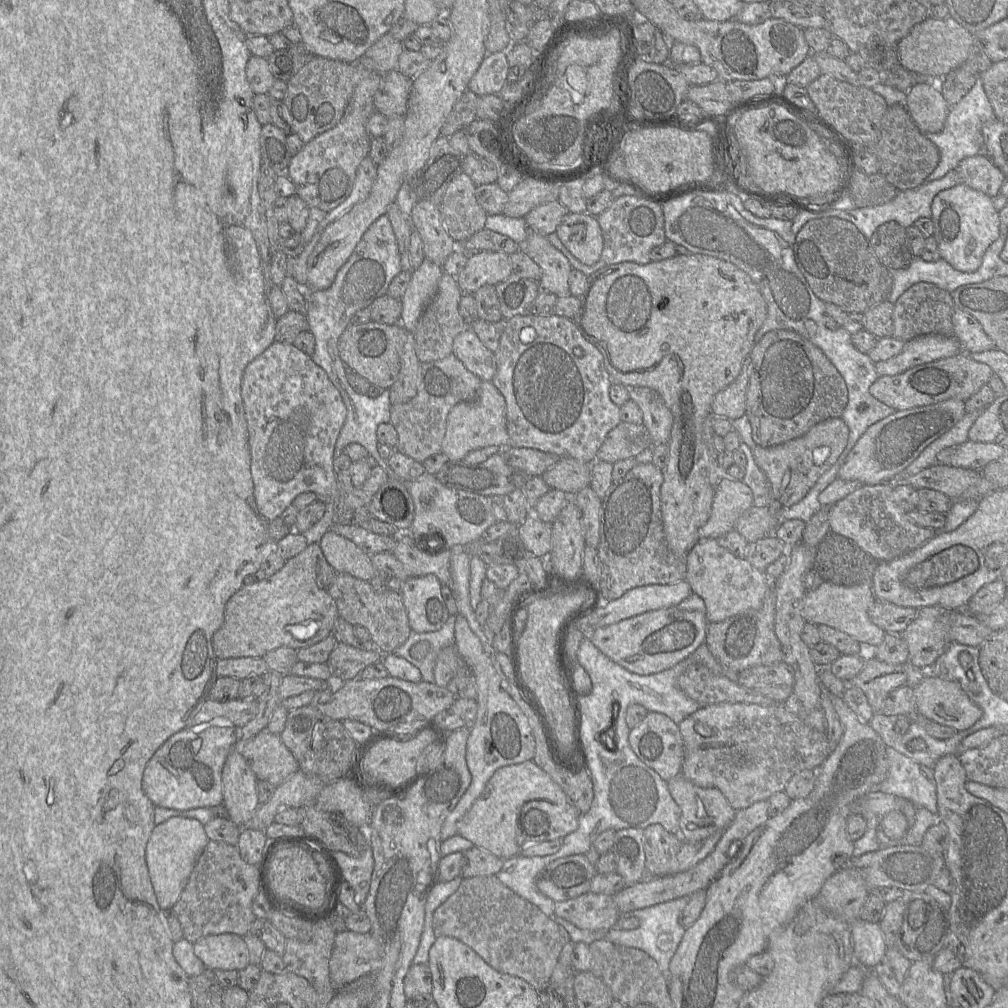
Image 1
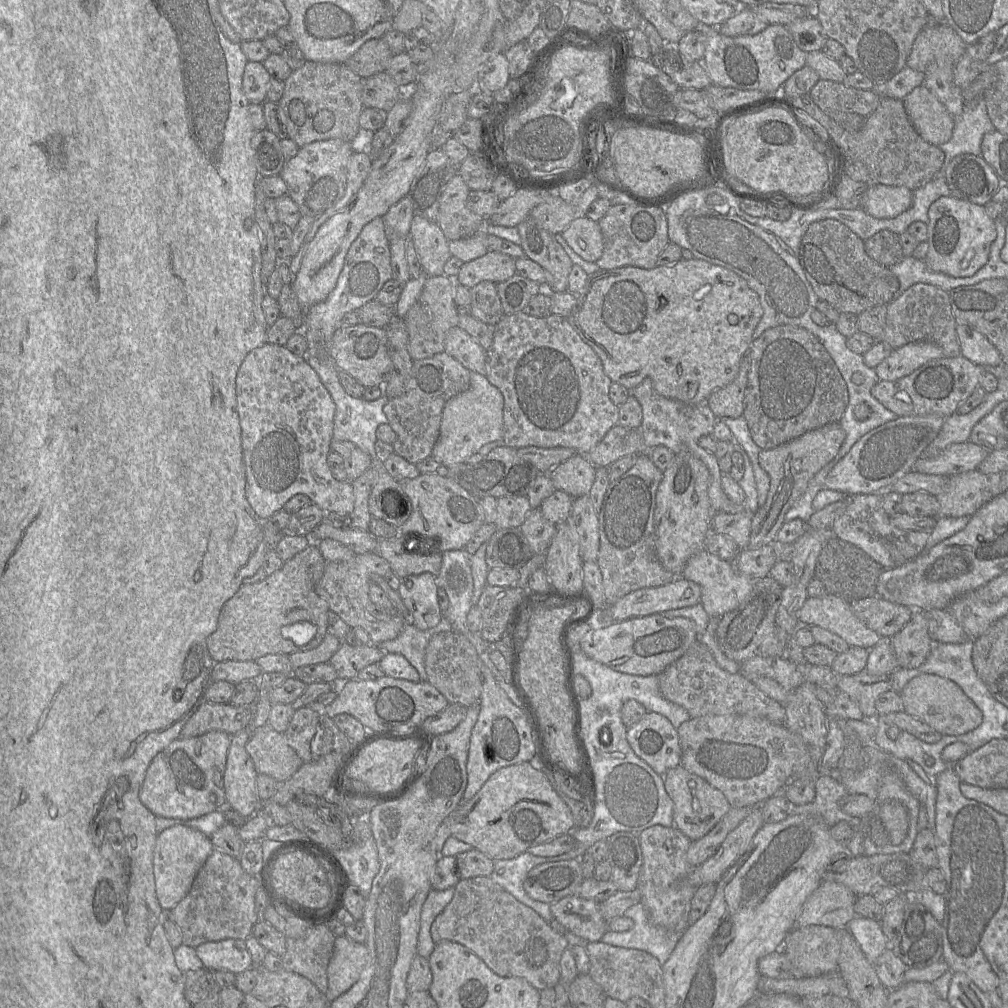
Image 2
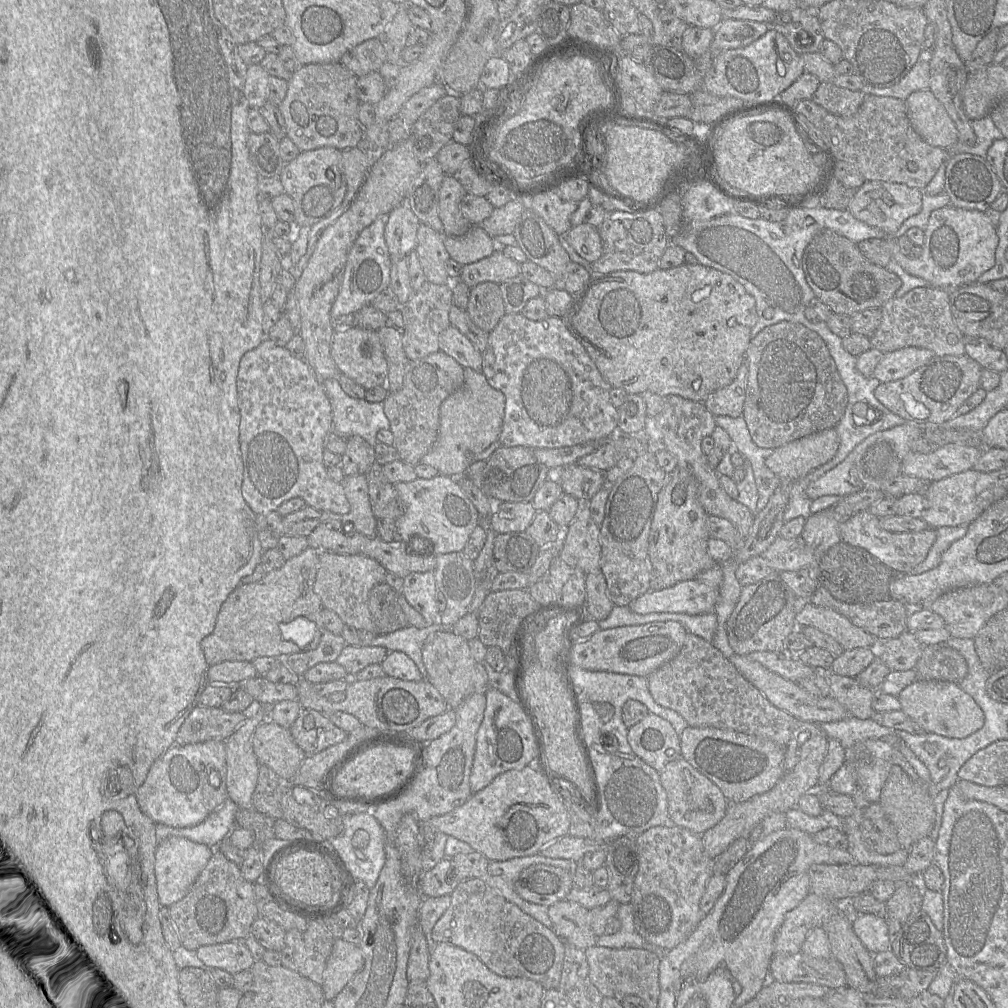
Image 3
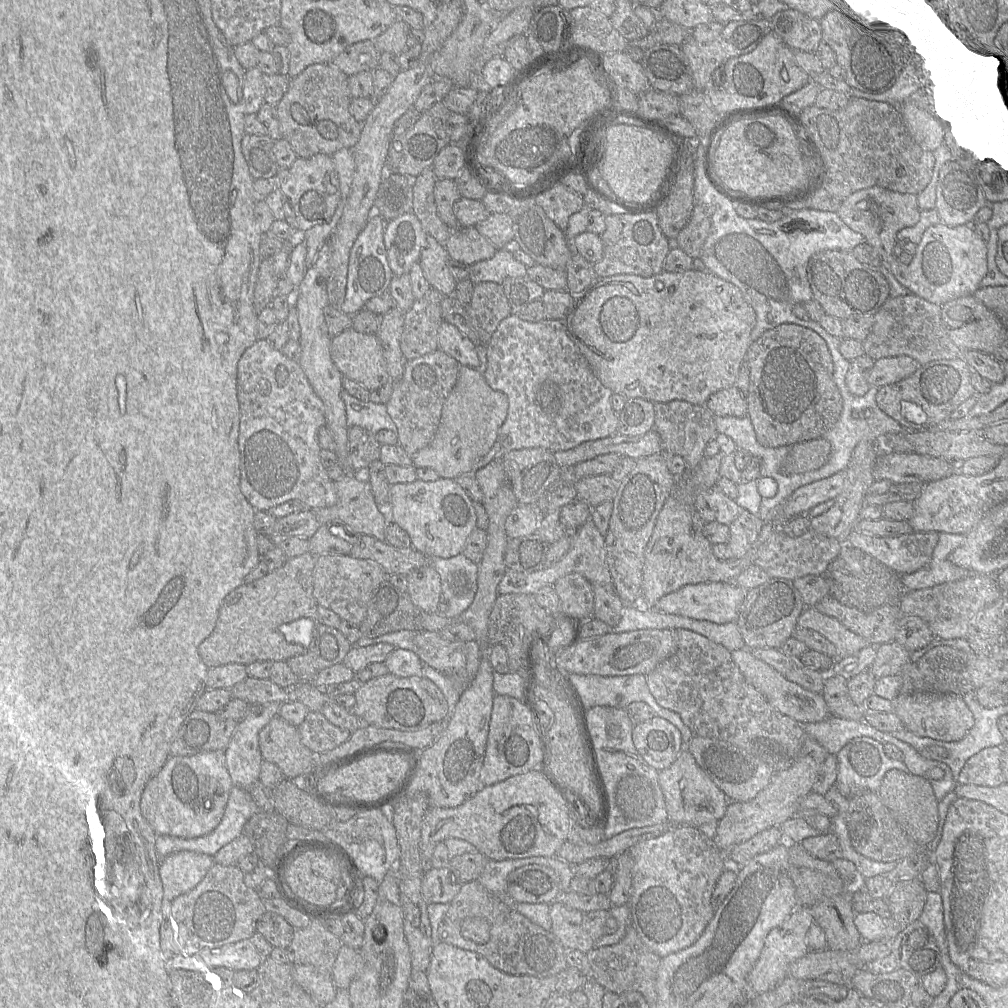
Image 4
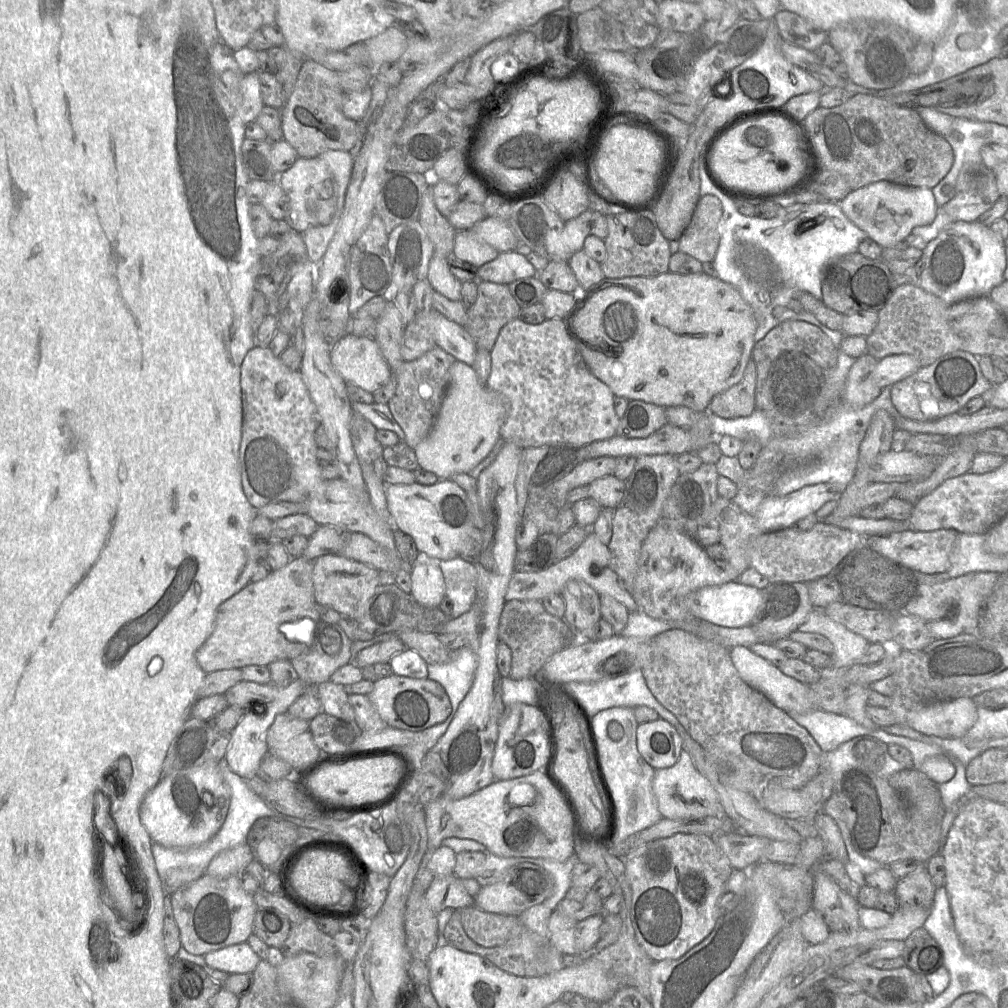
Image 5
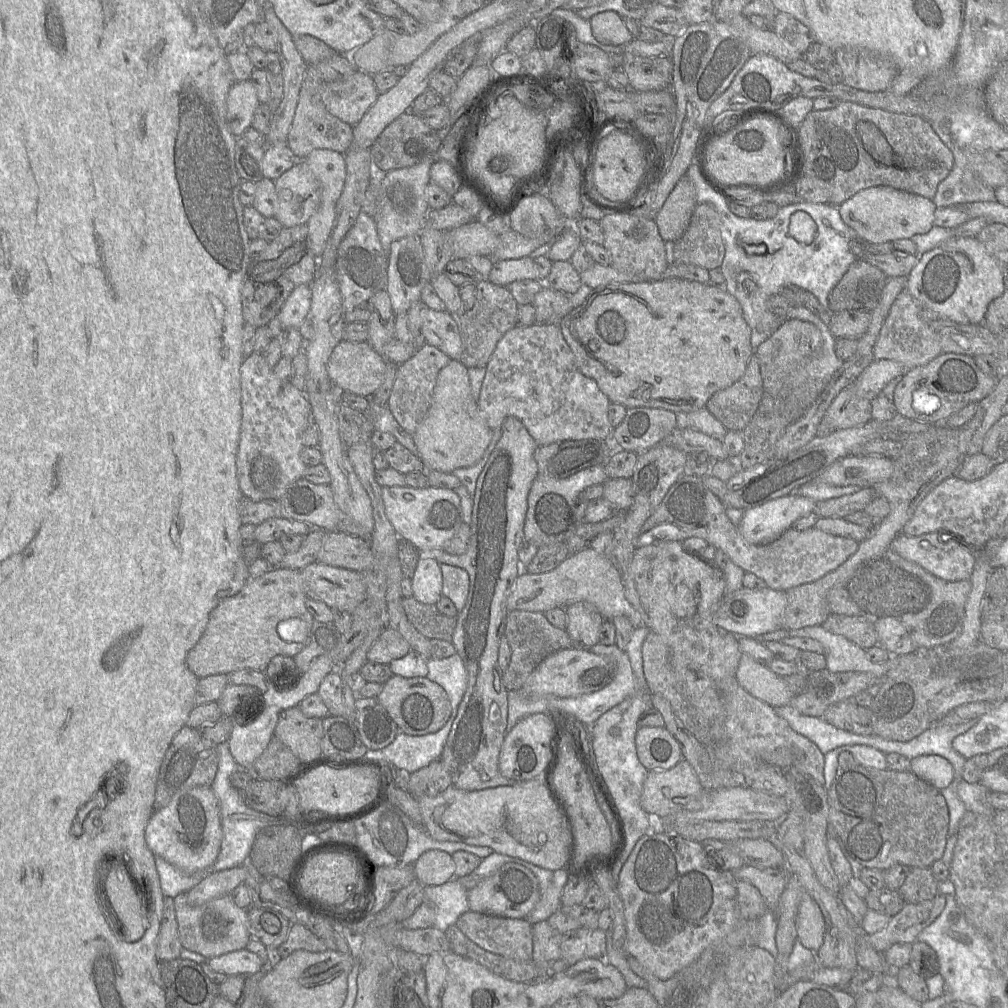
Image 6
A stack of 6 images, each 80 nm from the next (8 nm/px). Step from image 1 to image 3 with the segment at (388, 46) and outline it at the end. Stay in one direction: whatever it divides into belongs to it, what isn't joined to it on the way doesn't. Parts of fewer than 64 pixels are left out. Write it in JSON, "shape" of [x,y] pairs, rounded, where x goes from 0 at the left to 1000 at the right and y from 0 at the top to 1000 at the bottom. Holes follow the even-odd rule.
{"shape":[[[378,36],[365,39],[350,47],[338,57],[336,63],[356,76],[375,70],[383,59]]]}

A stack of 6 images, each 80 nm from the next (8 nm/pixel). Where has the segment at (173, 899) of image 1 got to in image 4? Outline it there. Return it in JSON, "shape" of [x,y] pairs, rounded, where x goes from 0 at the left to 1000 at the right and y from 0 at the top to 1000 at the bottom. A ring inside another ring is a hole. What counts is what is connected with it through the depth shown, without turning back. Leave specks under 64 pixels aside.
{"shape":[[[178,844],[161,852],[157,861],[161,893],[170,895],[191,882],[211,857],[211,850],[190,844]]]}

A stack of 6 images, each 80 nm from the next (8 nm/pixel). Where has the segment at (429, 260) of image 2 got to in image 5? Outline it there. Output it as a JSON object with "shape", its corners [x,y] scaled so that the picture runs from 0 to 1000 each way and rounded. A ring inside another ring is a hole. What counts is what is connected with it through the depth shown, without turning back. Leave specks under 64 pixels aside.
{"shape":[[[431,251],[426,260],[424,278],[432,290],[446,298],[457,297],[458,280],[445,269],[444,256]]]}

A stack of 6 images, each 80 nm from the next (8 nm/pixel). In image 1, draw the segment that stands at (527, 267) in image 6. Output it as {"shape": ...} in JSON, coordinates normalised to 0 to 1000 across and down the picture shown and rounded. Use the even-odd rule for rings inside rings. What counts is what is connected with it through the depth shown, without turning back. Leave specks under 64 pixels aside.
{"shape":[[[465,250],[461,265],[452,274],[459,291],[469,292],[480,283],[493,283],[508,272],[505,253],[499,250]]]}

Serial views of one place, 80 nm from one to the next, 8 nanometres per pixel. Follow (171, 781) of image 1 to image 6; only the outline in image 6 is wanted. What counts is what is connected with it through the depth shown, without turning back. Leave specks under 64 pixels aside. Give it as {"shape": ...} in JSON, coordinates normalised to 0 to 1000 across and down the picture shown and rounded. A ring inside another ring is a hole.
{"shape":[[[209,780],[192,781],[174,788],[165,801],[151,807],[144,821],[144,835],[153,849],[162,851],[184,866],[199,865],[209,860],[217,847],[219,834],[218,800]]]}

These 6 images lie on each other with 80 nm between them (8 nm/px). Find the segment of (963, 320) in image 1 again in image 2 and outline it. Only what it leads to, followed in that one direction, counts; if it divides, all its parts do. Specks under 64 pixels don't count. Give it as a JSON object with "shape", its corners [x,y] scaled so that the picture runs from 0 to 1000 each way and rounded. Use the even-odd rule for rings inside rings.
{"shape":[[[949,320],[948,329],[955,354],[973,364],[994,360],[993,351],[975,331],[954,320]]]}

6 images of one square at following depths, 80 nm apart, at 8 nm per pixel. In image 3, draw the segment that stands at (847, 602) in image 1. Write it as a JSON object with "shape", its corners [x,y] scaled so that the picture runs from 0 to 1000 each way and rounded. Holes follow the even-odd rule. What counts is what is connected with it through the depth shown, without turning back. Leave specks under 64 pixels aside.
{"shape":[[[802,596],[790,609],[792,622],[808,622],[832,637],[838,645],[853,642],[870,642],[874,637],[868,631],[847,620],[831,607]]]}

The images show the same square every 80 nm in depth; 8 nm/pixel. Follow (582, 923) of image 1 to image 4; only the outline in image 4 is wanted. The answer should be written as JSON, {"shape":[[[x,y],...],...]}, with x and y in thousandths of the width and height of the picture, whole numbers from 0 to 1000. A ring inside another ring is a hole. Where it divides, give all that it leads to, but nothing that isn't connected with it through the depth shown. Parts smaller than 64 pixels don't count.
{"shape":[[[556,893],[549,894],[545,901],[546,924],[561,941],[583,944],[589,934],[577,922],[578,905],[560,898]]]}

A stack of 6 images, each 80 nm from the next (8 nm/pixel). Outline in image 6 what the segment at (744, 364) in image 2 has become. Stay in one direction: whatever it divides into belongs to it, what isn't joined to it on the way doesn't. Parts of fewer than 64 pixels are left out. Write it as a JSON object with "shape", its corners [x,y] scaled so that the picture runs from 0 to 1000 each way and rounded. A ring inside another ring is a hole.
{"shape":[[[747,350],[738,372],[724,384],[707,391],[700,405],[721,428],[736,430],[749,412],[757,391],[753,357]]]}

